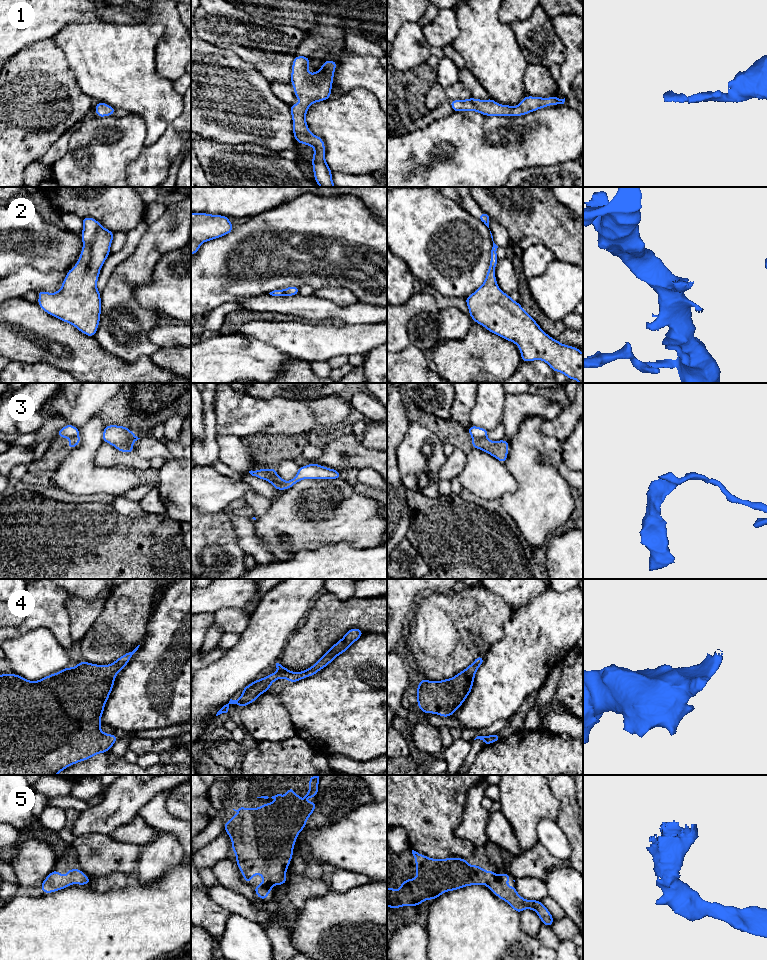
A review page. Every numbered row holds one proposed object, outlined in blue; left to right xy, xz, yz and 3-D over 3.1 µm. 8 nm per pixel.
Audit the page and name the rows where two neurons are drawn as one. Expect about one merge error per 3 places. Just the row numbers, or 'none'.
3

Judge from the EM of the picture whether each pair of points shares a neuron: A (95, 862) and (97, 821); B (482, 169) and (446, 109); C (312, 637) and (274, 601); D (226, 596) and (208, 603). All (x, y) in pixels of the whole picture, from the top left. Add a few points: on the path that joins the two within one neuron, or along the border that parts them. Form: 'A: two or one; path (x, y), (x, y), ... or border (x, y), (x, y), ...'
A: two; border (109, 834), (88, 833), (75, 838)
B: two; border (453, 111), (428, 124)
C: two; border (299, 627), (289, 638), (285, 647)
D: one; path (222, 596), (215, 596), (212, 599)

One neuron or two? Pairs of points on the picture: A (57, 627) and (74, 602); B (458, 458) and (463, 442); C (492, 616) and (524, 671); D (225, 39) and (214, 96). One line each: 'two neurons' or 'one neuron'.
A: two neurons
B: two neurons
C: two neurons
D: two neurons

